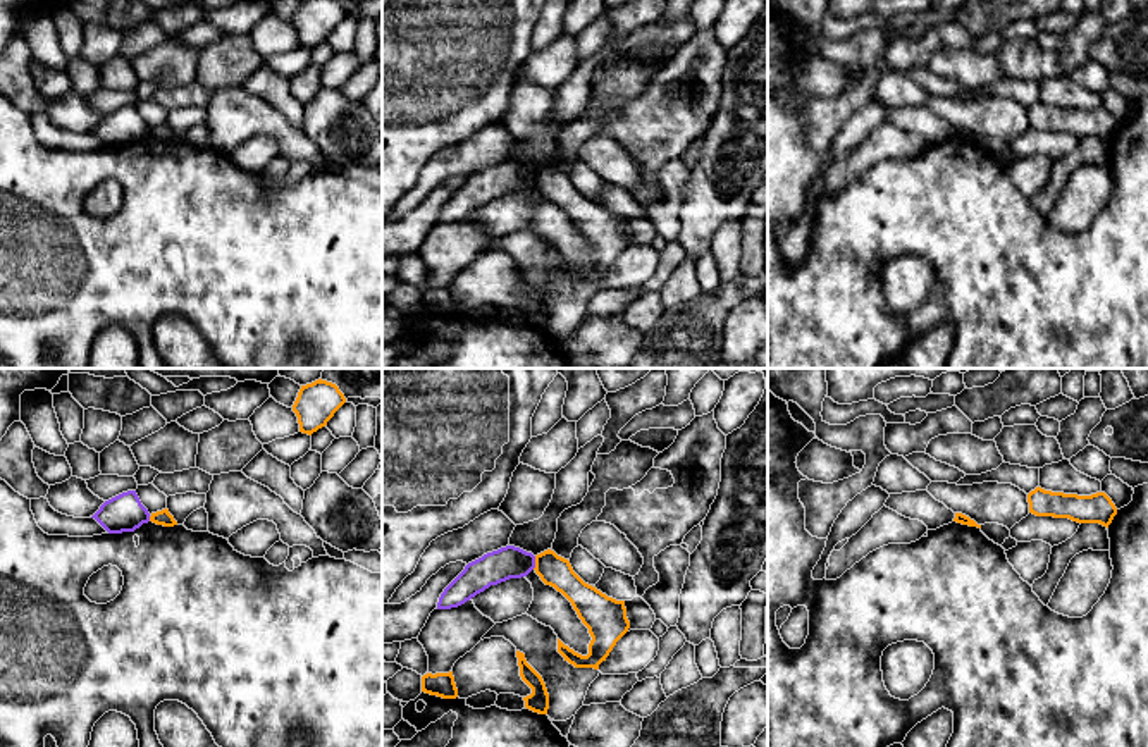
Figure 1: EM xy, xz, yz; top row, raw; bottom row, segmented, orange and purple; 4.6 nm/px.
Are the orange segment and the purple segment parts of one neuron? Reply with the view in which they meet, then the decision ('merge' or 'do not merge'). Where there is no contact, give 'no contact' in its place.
xz | do not merge

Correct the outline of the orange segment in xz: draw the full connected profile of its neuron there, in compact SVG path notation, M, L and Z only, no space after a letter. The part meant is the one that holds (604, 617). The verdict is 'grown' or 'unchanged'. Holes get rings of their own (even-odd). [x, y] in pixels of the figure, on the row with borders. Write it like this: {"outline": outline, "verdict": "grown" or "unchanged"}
{"outline": "M547 549L535 556L535 573L546 585L561 592L592 637L589 654L582 656L558 639L558 652L575 668L594 668L606 661L616 642L628 632L625 601L608 597L585 583L570 561Z", "verdict": "unchanged"}

